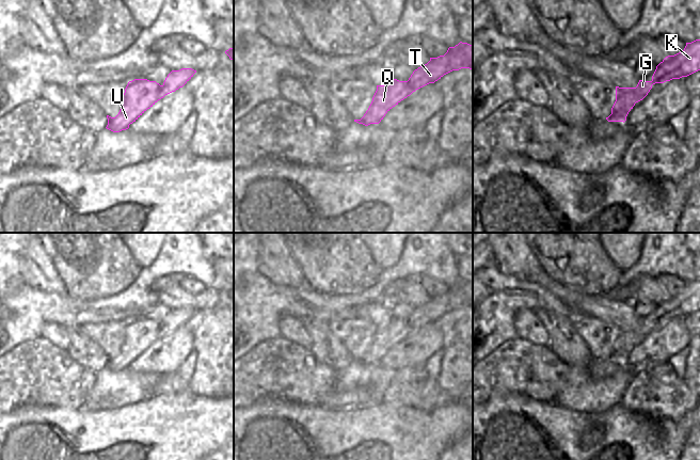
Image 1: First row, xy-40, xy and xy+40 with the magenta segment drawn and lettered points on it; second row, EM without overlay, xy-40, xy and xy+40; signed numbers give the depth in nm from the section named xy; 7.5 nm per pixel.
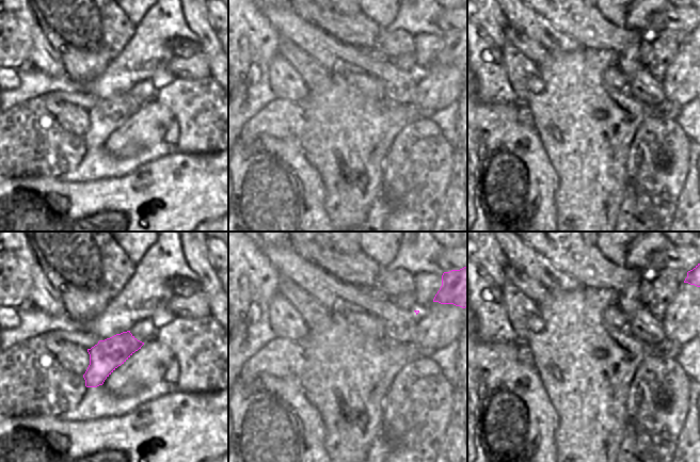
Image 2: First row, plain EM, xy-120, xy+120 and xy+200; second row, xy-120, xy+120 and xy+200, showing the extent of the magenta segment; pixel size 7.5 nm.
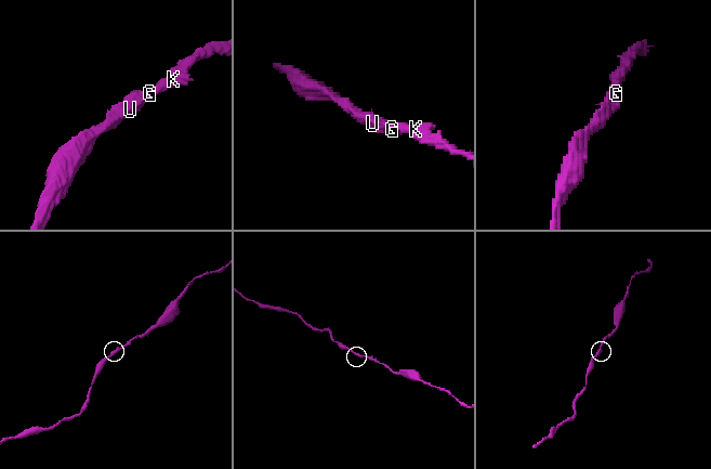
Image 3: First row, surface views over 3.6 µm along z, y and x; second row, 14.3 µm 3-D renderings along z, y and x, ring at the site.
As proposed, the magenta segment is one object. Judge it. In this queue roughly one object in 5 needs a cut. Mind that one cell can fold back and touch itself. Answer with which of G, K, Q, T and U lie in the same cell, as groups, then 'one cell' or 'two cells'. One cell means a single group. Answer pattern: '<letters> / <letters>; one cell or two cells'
G K Q T U; one cell

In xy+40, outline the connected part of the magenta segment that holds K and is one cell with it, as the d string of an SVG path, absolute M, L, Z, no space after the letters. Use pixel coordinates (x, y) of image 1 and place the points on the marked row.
M700 39L686 43L683 51L666 57L657 66L651 81L639 80L636 88L616 86L616 101L608 122L625 122L636 102L642 100L652 85L687 77L700 70Z

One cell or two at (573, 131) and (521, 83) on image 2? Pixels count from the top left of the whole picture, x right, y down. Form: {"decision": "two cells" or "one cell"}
{"decision": "two cells"}

